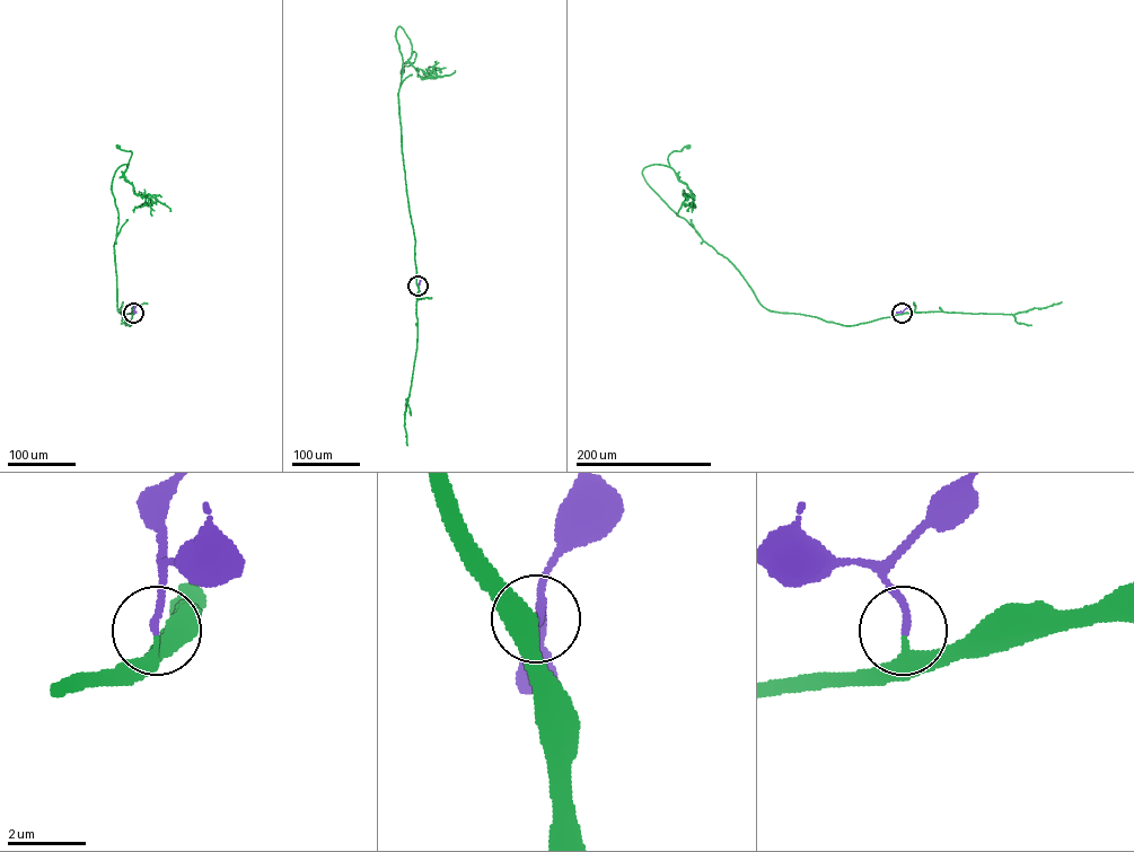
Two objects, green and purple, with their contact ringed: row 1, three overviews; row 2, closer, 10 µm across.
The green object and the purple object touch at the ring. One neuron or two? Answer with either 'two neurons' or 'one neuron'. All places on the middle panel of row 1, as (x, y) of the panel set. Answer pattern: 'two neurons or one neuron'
one neuron

